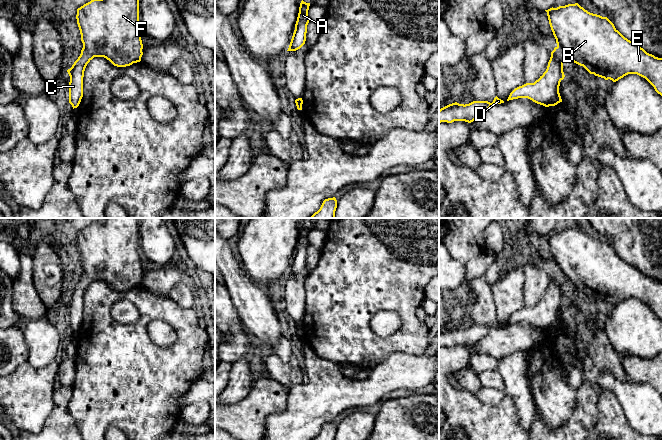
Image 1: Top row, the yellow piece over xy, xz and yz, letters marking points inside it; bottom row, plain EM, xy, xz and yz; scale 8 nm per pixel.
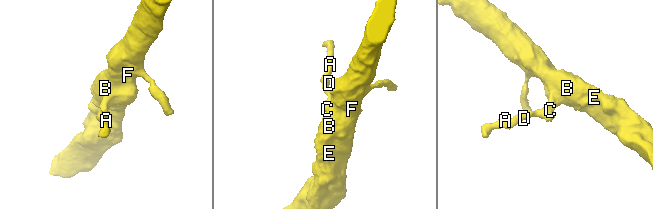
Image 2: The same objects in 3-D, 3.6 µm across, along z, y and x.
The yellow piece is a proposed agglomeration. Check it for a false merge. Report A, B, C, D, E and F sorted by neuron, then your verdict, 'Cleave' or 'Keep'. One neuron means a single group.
Groups: A B C D E F. Keep

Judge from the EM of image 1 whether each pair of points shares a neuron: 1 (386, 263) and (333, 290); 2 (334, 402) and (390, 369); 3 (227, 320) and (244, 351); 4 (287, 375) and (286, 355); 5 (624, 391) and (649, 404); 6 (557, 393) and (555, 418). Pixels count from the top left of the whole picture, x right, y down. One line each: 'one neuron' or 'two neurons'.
1: one neuron
2: one neuron
3: one neuron
4: two neurons
5: one neuron
6: one neuron

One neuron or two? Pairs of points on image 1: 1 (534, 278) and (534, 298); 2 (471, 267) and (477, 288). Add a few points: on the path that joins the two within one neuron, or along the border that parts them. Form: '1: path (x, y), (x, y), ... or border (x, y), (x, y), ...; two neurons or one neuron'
1: path (534, 283), (534, 293); one neuron
2: border (483, 275), (475, 278), (469, 285); two neurons

